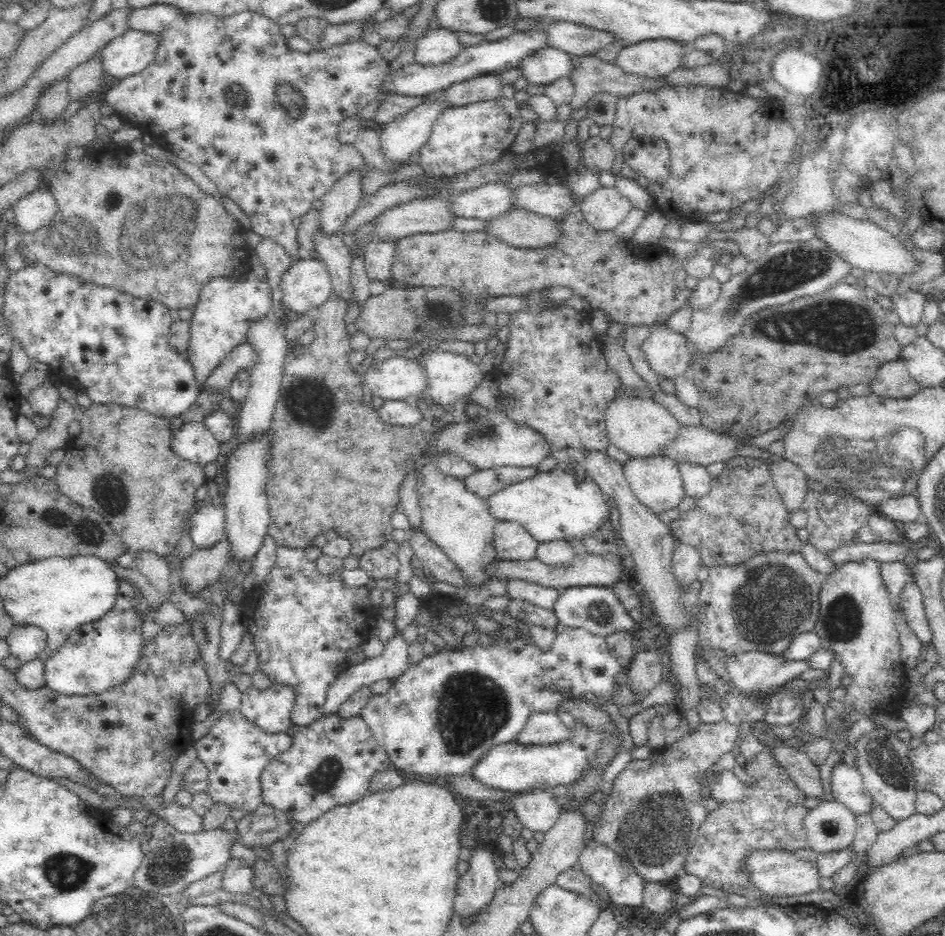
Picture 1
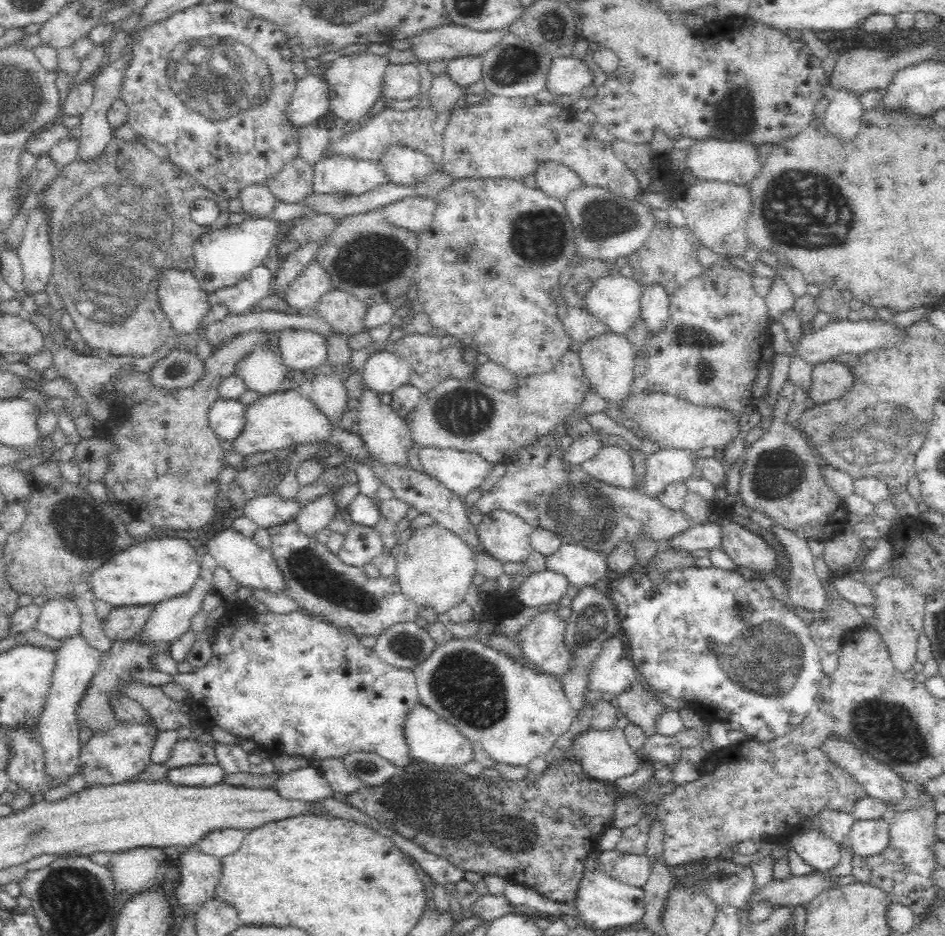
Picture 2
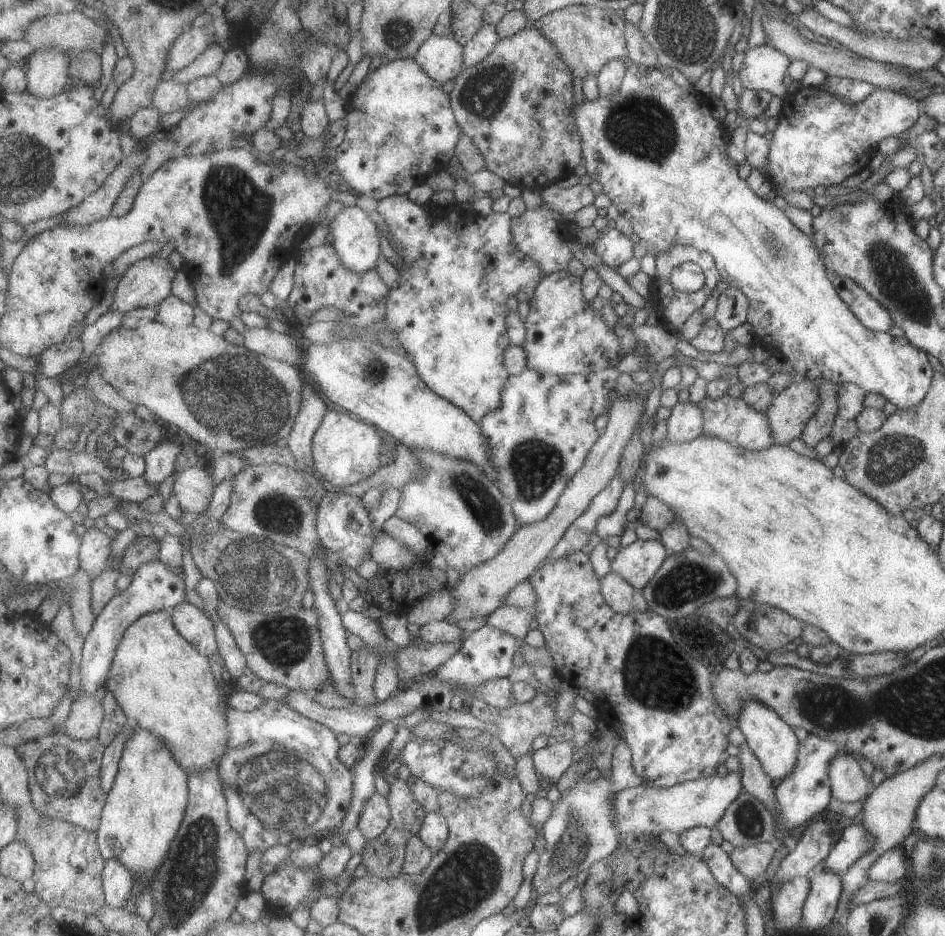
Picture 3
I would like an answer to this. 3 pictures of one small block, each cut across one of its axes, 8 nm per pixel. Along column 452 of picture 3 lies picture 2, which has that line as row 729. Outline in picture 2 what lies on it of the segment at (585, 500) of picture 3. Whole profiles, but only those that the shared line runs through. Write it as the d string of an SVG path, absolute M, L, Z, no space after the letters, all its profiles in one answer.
M589 729L578 738L576 749L590 775L610 782L634 774L641 763L641 754L630 746L620 729L612 732Z

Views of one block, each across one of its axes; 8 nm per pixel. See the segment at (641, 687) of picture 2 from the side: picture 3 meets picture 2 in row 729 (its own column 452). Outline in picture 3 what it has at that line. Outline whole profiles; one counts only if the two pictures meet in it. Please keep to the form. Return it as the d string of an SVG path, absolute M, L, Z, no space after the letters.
M415 639L405 648L399 648L401 678L408 680L416 676L424 678L447 664L456 654L461 652L464 642L425 643Z

